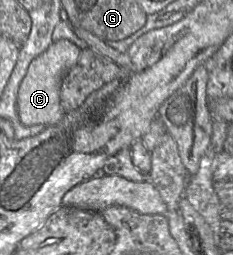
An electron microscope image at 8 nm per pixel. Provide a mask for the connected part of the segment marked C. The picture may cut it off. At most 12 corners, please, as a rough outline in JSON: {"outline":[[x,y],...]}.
{"outline":[[53,42],[20,83],[24,126],[57,124],[60,88],[81,49]]}

